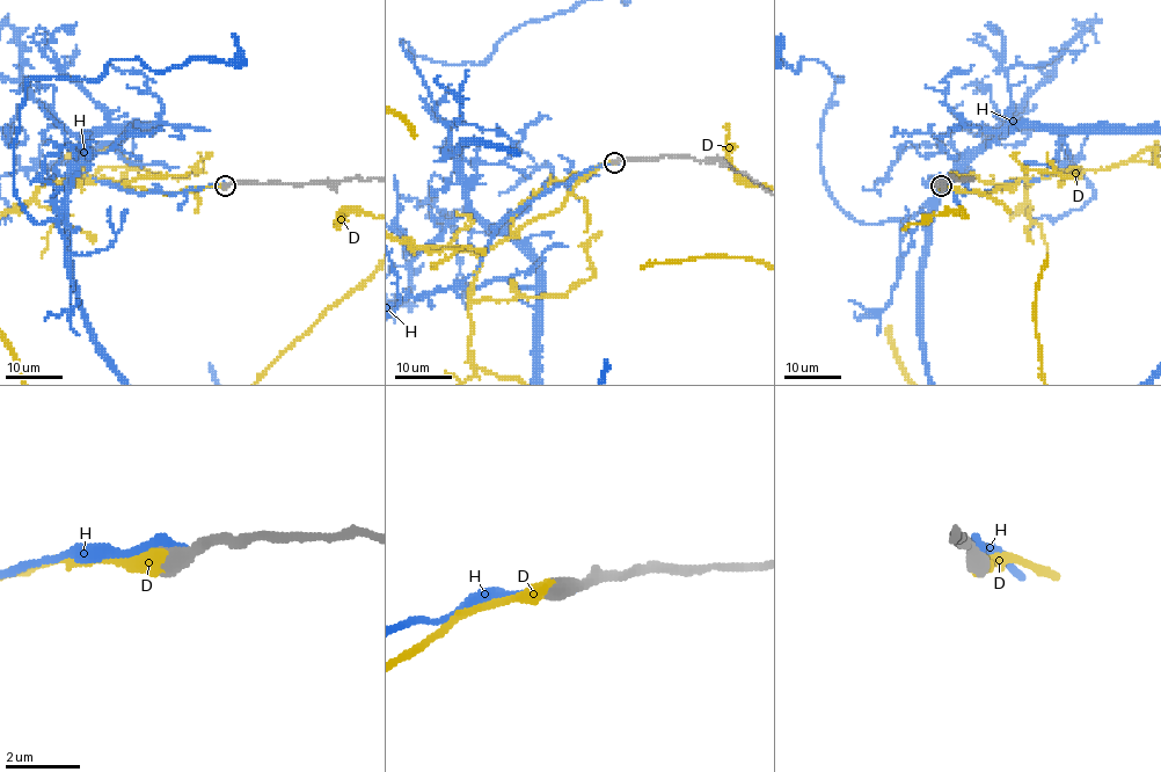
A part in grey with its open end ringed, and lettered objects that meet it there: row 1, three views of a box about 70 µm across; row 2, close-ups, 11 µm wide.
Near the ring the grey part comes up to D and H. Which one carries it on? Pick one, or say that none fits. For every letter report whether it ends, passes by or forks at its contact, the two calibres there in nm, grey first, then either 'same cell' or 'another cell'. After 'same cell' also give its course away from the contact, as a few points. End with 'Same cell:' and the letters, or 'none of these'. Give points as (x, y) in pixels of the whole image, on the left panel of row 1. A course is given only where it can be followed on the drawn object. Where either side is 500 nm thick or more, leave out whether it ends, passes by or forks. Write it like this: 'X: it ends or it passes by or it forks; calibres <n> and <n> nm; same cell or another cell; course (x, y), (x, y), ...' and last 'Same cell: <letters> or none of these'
D: calibres 500 and 440 nm; same cell
H: calibres 500 and 320 nm; another cell
Same cell: D

